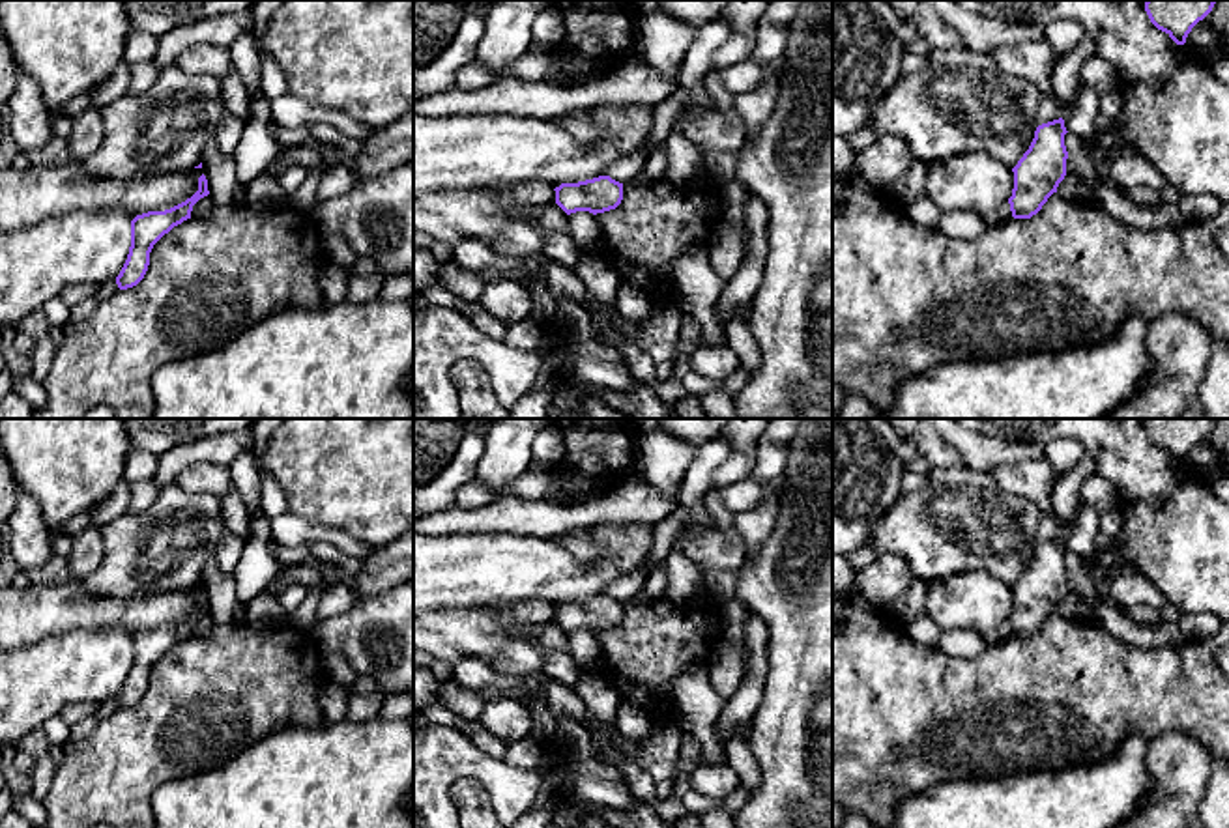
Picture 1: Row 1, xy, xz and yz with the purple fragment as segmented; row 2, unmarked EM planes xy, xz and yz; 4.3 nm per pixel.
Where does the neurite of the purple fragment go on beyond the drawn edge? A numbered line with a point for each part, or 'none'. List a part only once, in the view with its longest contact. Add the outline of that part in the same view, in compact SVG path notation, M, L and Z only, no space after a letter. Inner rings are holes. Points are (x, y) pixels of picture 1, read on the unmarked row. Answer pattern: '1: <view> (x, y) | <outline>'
none

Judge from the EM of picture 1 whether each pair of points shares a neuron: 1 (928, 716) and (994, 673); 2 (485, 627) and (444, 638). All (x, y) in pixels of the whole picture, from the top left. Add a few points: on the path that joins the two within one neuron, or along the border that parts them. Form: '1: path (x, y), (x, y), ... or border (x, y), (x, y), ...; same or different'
1: path (945, 716), (951, 716), (977, 690); same
2: path (476, 634), (453, 634); same

